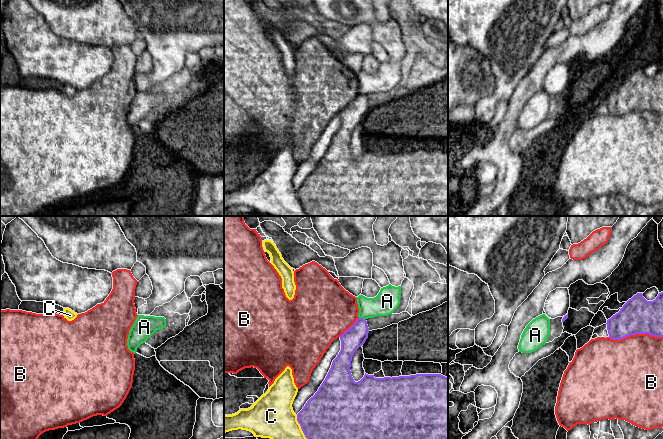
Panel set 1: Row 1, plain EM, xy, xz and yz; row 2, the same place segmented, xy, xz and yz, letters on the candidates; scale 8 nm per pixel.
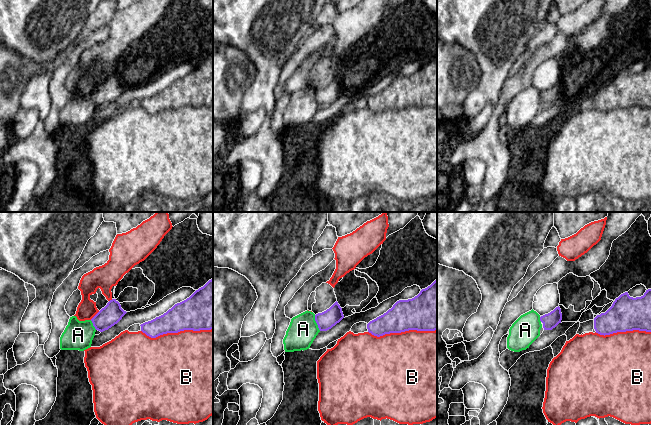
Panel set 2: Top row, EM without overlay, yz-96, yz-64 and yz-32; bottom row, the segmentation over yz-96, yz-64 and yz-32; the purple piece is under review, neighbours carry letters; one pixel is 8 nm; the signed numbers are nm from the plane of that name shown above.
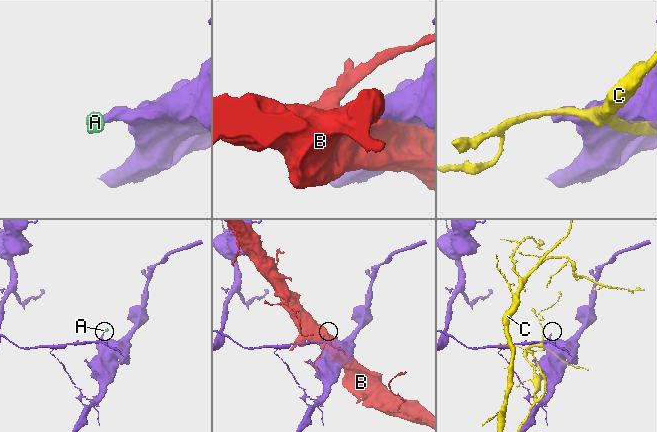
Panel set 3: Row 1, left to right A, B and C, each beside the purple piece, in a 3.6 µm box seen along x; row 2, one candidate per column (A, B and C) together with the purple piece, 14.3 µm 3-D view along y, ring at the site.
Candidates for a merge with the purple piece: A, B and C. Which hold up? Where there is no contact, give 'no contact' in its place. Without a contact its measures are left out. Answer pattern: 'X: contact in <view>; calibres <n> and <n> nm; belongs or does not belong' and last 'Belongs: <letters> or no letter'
A: contact in xz; calibres 170 and 190 nm; does not belong
B: contact in yz; calibres 280 and 460 nm; does not belong
C: contact in xz; calibres 480 and 340 nm; does not belong
Belongs: no letter

